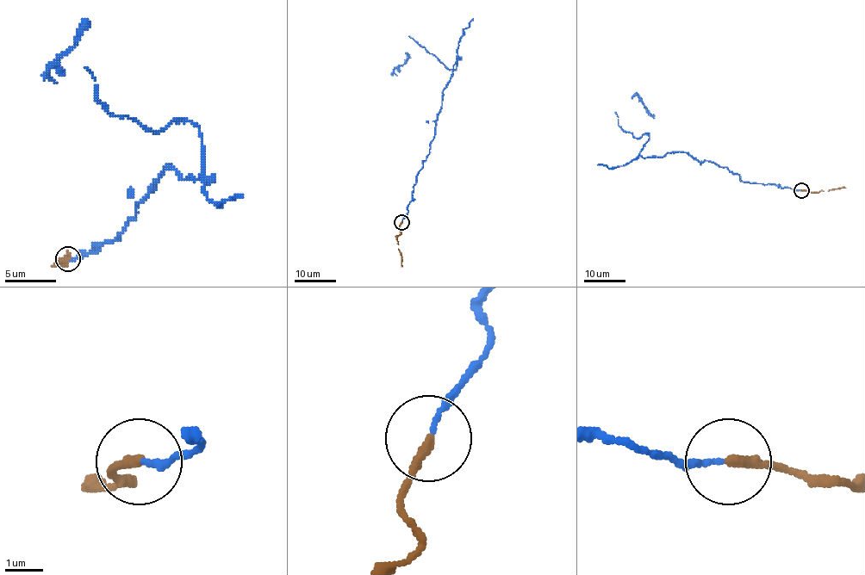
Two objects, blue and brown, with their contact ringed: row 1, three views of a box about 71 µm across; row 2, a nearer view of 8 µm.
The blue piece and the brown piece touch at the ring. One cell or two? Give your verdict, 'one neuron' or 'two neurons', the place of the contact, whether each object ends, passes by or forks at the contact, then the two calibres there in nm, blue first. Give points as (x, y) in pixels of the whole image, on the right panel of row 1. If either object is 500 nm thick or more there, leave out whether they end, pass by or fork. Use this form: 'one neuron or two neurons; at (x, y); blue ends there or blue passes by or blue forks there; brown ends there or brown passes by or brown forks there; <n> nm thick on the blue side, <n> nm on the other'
one neuron; at (801, 190); blue ends there; brown ends there; 140 nm thick on the blue side, 280 nm on the other

